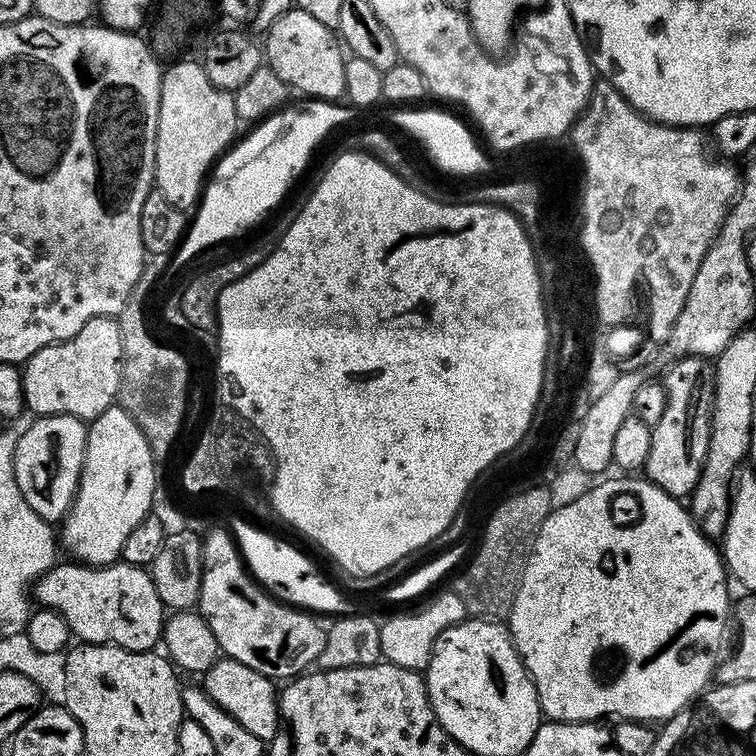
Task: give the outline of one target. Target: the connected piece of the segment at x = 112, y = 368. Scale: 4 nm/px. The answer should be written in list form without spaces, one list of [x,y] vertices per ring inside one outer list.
[[[111,316],[90,318],[74,338],[38,350],[22,365],[24,377],[24,407],[33,417],[77,416],[79,420],[91,422],[117,403],[119,375],[122,373],[122,343],[119,322]]]

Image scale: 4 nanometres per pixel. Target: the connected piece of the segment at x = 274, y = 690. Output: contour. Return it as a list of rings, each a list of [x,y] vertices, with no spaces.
[[[221,658],[210,666],[208,672],[203,673],[202,687],[205,692],[226,710],[250,734],[258,739],[268,742],[281,731],[282,721],[280,718],[280,705],[278,703],[278,688],[269,677],[258,674],[258,670],[250,670],[250,666],[242,666],[242,662]]]

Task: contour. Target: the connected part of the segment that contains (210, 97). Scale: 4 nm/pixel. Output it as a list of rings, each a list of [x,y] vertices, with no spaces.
[[[181,58],[169,63],[160,77],[160,109],[156,127],[156,179],[155,187],[170,202],[170,206],[181,210],[197,207],[206,184],[206,177],[211,173],[222,153],[237,139],[238,121],[234,110],[234,95],[224,92],[210,78],[206,78],[203,63],[196,64],[189,58]]]

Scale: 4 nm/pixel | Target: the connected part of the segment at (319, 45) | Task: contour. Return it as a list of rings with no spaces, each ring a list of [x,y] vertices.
[[[293,6],[287,12],[282,13],[266,29],[265,36],[268,37],[263,37],[262,47],[264,49],[267,67],[272,68],[274,74],[278,74],[278,78],[282,78],[282,82],[288,84],[289,89],[296,91],[297,88],[298,91],[305,92],[305,97],[315,98],[317,100],[336,102],[344,96],[344,87],[346,86],[344,62],[346,56],[342,51],[341,41],[333,29],[322,26],[322,22],[318,22],[318,18],[313,18],[311,14],[306,14],[306,10]]]

